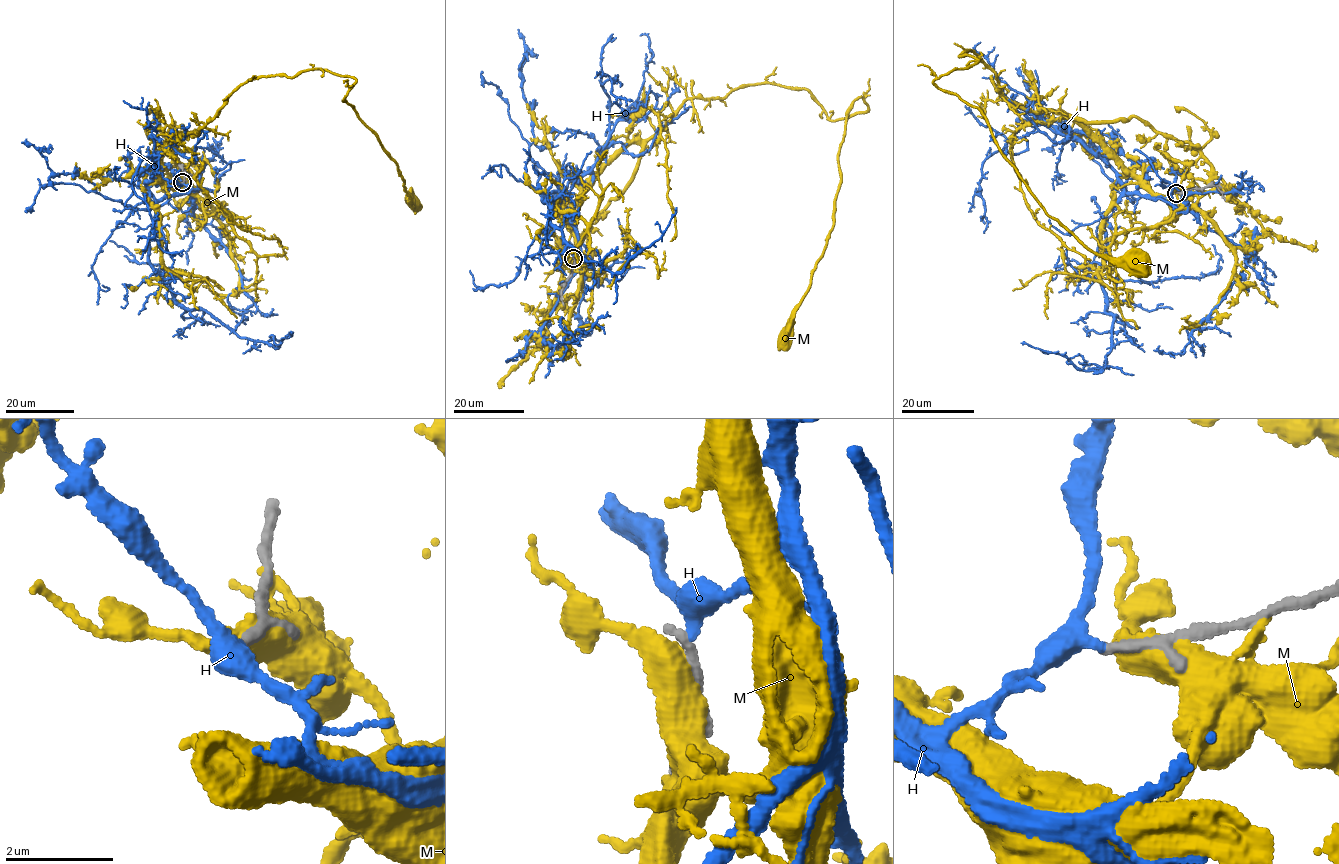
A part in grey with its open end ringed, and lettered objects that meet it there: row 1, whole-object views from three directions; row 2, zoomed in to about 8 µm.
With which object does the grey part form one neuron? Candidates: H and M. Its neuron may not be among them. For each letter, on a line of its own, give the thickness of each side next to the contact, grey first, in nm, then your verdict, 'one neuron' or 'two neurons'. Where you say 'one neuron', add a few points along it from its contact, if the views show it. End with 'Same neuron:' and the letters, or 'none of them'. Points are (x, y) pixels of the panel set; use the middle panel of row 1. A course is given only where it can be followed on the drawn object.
H: 180/300 nm | one neuron | via (573, 258), (578, 231), (557, 191), (541, 200), (552, 224), (586, 260), (612, 272), (660, 237), (676, 207)
M: 200/550 nm | two neurons
Same neuron: H

